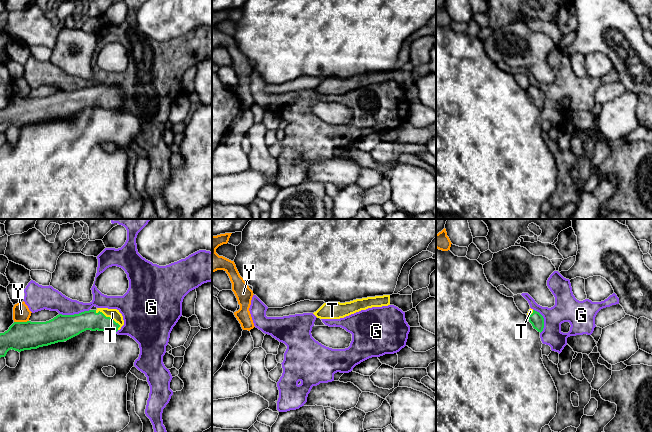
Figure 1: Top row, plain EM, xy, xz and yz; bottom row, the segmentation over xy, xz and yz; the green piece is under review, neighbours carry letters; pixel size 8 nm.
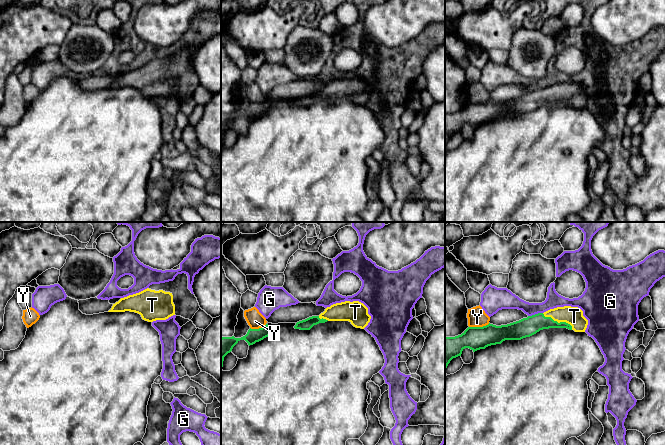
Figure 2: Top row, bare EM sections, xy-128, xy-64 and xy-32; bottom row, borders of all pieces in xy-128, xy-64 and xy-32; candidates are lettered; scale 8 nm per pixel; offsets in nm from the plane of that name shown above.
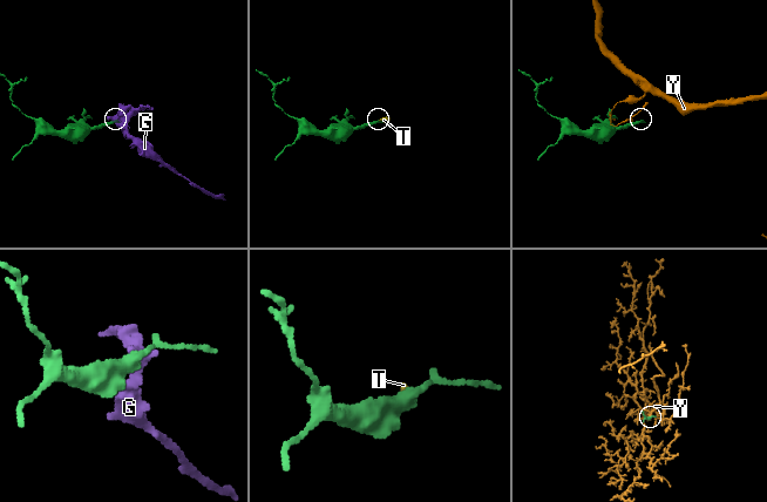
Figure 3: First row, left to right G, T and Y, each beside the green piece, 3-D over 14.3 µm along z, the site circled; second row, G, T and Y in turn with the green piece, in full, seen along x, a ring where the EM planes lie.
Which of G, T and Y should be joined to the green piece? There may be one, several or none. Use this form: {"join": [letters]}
{"join": ["T"]}

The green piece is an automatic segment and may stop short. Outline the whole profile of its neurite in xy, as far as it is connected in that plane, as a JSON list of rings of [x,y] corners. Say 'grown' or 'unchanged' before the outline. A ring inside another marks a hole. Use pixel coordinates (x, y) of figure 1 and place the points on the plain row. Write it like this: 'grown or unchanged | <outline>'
grown | [[[97,84],[74,91],[59,90],[46,98],[14,98],[7,107],[0,109],[0,134],[9,126],[18,128],[37,125],[58,118],[67,117],[80,109],[91,107],[117,108],[124,101],[122,90],[117,85]]]

